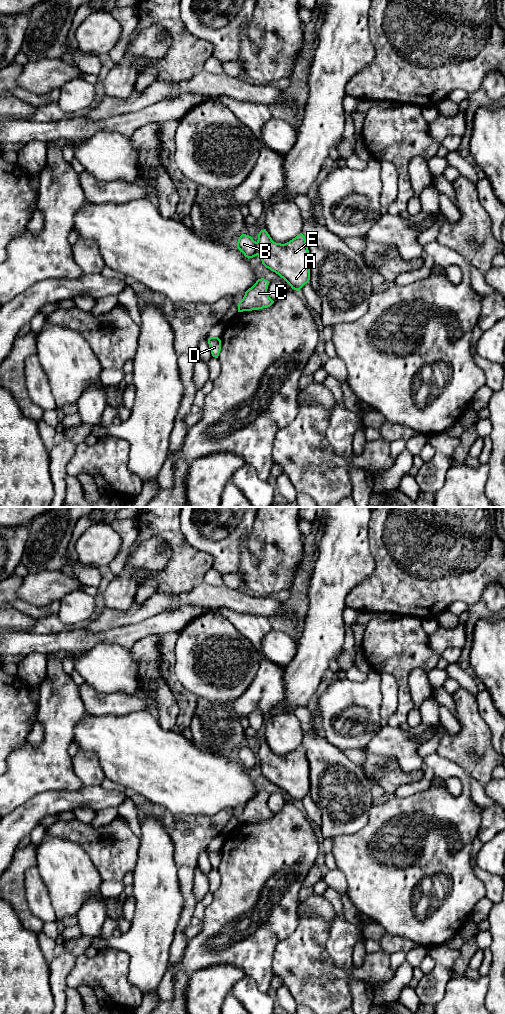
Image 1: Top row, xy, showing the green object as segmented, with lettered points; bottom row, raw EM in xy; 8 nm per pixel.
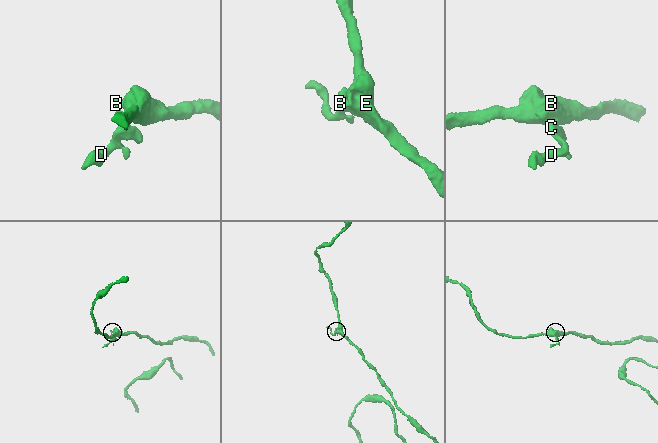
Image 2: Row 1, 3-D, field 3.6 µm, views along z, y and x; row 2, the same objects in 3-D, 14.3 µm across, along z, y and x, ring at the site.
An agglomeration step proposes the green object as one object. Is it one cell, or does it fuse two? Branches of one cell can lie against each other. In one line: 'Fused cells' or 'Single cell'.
Fused cells

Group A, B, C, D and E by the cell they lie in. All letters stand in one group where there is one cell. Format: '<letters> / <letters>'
A E / B C D

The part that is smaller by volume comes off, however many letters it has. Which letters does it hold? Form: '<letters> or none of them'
B, C, D

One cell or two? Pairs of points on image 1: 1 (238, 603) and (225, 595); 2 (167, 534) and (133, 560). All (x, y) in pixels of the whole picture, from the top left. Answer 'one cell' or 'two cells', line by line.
1: one cell
2: two cells

